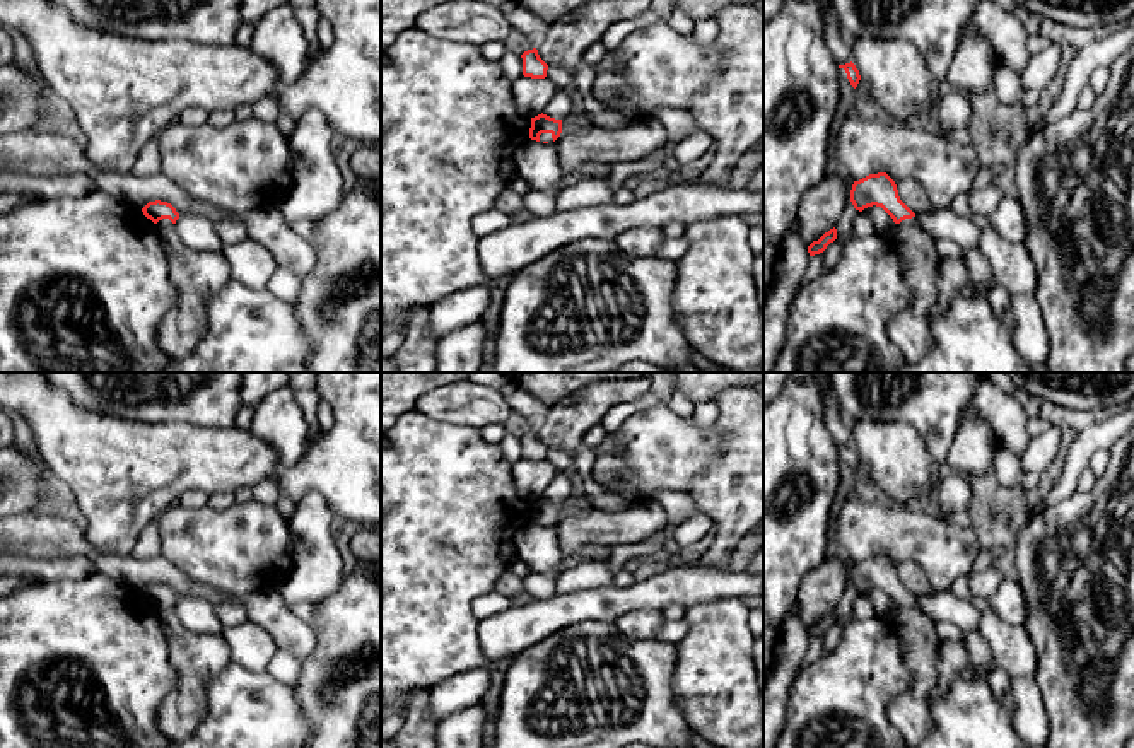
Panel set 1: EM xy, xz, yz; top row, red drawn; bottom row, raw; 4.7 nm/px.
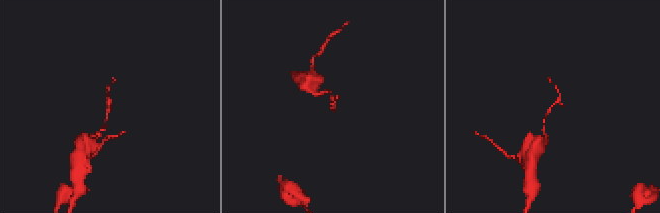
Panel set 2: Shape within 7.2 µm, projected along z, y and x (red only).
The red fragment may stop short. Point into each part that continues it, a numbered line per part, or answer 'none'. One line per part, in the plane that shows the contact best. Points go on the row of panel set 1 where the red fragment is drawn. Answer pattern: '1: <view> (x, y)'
none

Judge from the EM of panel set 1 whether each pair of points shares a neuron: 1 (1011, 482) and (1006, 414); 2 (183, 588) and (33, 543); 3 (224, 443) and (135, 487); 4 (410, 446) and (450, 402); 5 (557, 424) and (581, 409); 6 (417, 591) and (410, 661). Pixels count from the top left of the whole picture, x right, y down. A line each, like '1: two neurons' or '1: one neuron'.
1: two neurons
2: one neuron
3: one neuron
4: two neurons
5: one neuron
6: one neuron

